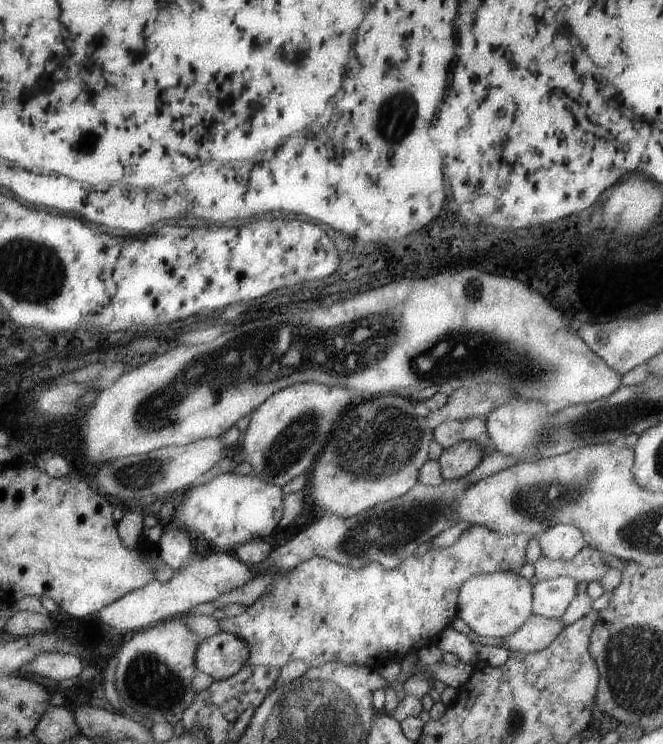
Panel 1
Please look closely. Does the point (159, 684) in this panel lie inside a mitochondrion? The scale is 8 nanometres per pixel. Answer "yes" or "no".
yes

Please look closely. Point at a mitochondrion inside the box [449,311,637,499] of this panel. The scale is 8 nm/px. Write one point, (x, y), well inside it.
(539, 374)

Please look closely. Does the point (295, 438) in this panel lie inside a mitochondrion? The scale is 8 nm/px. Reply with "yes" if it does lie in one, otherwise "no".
yes

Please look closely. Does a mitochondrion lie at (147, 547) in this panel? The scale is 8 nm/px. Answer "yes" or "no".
no

